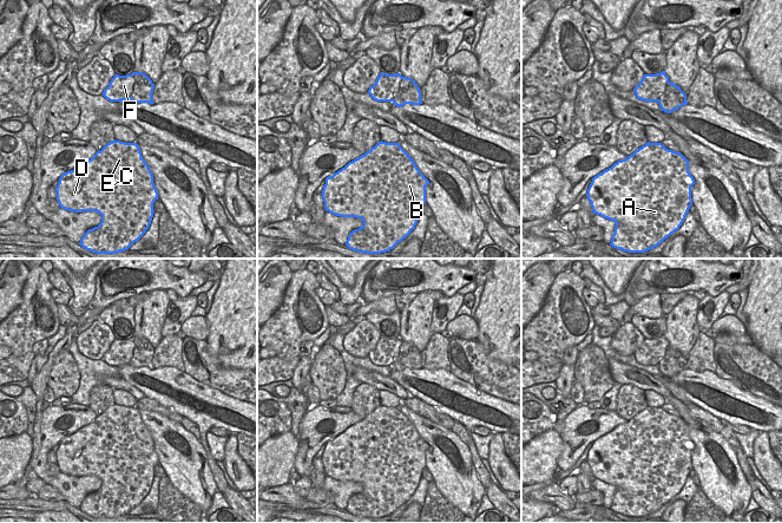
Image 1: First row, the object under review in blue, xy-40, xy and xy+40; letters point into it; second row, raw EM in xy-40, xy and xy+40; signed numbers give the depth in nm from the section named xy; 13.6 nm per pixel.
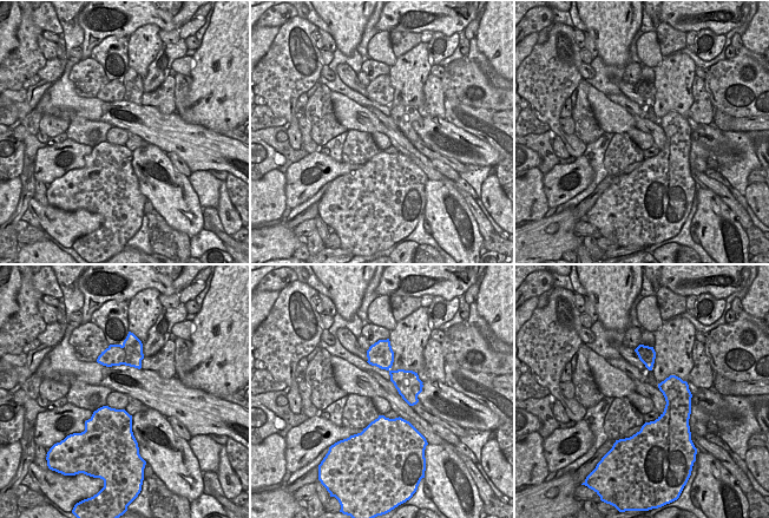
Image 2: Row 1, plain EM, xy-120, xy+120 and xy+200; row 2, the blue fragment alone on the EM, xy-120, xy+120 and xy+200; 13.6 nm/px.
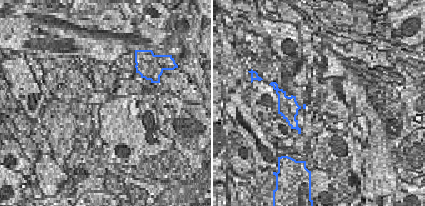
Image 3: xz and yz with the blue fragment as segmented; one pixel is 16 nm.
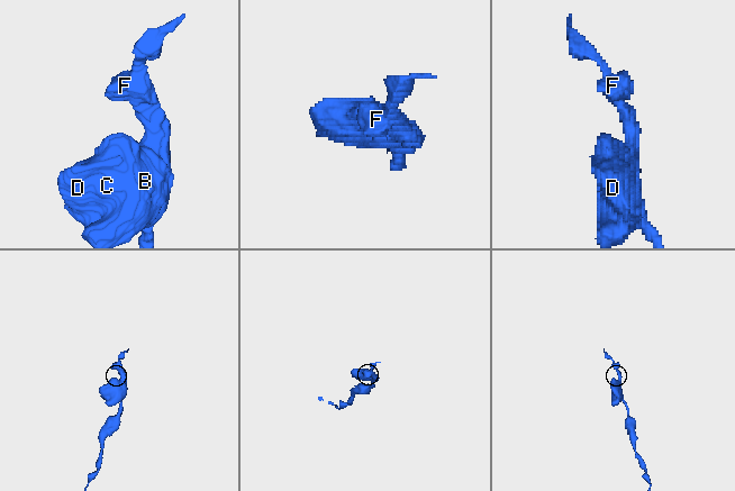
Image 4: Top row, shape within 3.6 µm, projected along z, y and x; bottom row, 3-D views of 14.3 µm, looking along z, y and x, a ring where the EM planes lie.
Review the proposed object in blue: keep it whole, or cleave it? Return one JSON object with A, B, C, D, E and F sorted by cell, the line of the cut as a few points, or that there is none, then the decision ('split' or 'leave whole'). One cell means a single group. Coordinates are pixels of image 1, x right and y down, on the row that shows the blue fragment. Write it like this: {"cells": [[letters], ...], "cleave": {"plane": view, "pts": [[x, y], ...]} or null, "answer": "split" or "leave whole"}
{"cells": [["A", "B", "C", "D", "E"], ["F"]], "cleave": {"plane": "xy-40", "pts": [[133, 72], [133, 91], [129, 98]]}, "answer": "split"}

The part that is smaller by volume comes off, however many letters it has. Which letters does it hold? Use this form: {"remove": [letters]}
{"remove": ["F"]}

